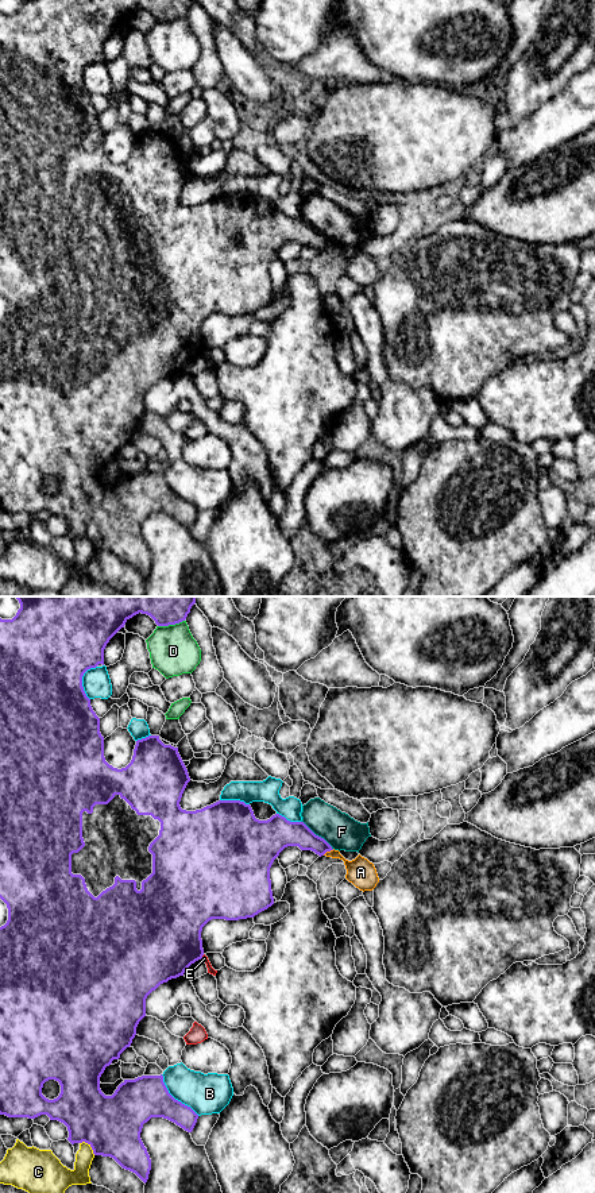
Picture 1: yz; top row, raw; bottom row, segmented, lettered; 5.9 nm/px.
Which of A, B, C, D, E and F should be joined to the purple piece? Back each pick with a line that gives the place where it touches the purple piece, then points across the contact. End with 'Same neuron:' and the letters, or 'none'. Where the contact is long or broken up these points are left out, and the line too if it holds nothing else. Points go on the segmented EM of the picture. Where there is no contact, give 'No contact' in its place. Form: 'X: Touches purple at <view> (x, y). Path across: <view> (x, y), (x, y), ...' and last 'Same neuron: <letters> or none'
Same neuron: none

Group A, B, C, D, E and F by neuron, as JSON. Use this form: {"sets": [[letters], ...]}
{"sets": [["A"], ["B"], ["C"], ["D"], ["E"], ["F"]]}

